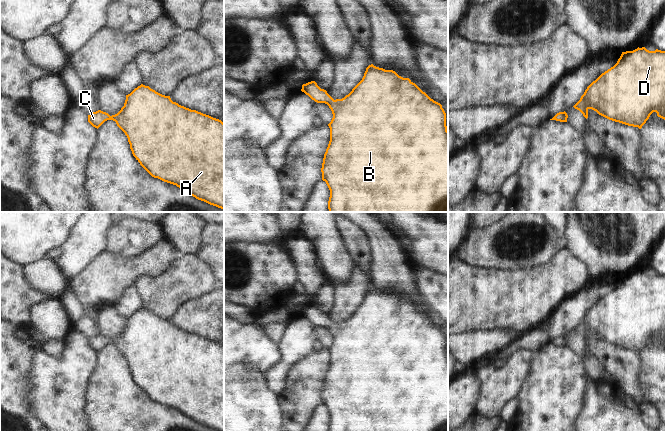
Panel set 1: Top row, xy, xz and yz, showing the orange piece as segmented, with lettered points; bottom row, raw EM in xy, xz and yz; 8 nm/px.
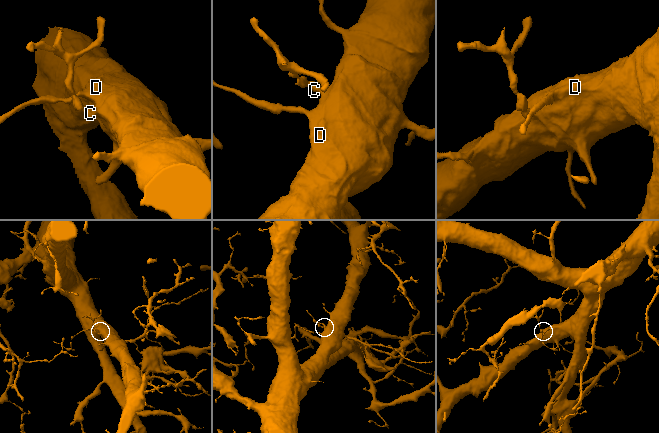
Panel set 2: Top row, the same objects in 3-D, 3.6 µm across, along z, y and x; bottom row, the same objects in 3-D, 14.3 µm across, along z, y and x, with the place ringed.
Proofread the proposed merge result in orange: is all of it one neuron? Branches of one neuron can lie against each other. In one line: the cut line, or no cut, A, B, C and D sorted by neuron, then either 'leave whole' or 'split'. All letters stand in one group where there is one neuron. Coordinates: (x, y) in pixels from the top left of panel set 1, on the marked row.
cut none; groups A B C D; leave whole

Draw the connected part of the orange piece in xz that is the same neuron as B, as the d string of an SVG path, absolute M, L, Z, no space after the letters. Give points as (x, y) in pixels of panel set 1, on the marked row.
M373 64L366 68L362 80L342 99L334 100L315 81L303 84L301 91L315 102L327 104L333 114L328 124L330 141L321 168L322 180L330 190L329 212L448 212L448 130L446 113L440 103L431 99L409 78L403 78L393 70L385 70Z

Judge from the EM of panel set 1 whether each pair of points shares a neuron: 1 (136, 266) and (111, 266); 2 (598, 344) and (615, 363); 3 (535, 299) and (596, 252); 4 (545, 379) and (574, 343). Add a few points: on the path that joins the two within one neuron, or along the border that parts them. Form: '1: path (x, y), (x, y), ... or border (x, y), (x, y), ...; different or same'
1: path (130, 266), (117, 266); same
2: path (602, 349), (611, 358); same
3: border (565, 247), (584, 263), (589, 279); different
4: border (567, 345), (579, 357); different

